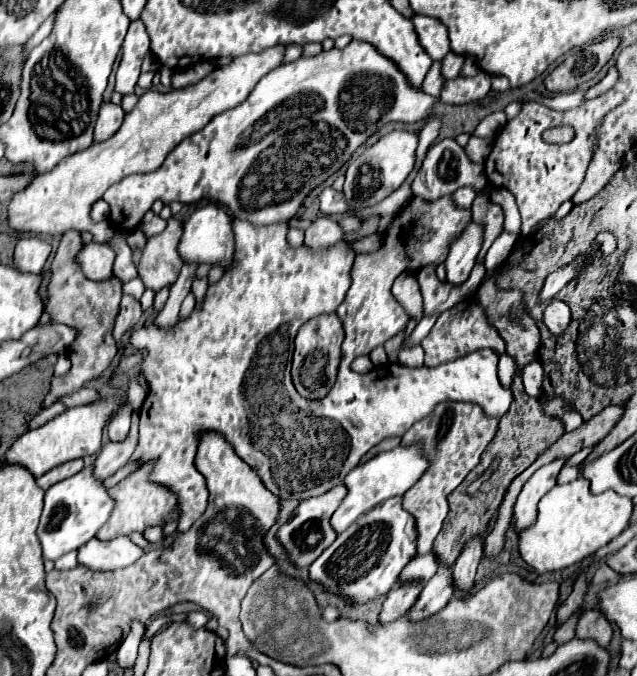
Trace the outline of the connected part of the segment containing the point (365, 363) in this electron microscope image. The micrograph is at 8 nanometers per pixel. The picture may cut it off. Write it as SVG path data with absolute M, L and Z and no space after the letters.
M369 355L359 356L352 363L352 369L361 374L370 372L373 368L374 366L369 358Z

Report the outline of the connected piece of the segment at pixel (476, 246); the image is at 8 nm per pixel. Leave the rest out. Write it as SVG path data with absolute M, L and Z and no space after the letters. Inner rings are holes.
M471 220L465 226L465 230L455 238L455 242L451 242L449 254L445 258L447 282L463 284L467 280L481 250L481 234L483 234L483 222Z

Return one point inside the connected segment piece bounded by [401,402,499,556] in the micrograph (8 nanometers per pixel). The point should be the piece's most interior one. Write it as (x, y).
(453, 439)

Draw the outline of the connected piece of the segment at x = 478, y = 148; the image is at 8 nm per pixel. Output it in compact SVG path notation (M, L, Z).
M471 136L469 144L465 146L465 151L468 156L471 156L471 160L478 164L484 164L489 156L493 146L493 140L491 138L475 138Z

